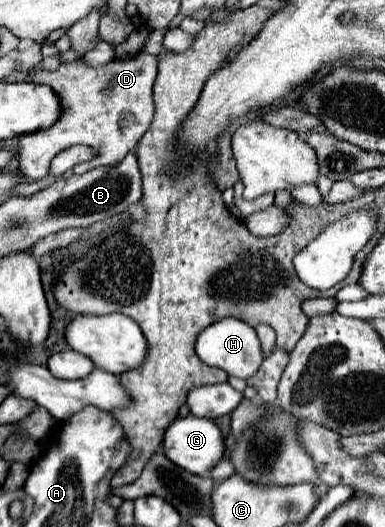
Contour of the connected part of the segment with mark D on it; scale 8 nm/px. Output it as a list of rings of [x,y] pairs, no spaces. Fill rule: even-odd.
[[[138,53],[134,57],[112,59],[106,65],[90,67],[84,59],[62,63],[56,71],[42,67],[28,73],[30,81],[50,85],[60,99],[64,99],[64,115],[48,131],[36,131],[36,135],[22,135],[18,141],[18,169],[32,181],[40,181],[48,175],[50,161],[72,145],[86,145],[94,149],[94,157],[74,167],[74,173],[86,173],[94,167],[116,165],[132,151],[142,135],[148,131],[154,115],[152,85],[158,73],[156,55]]]

